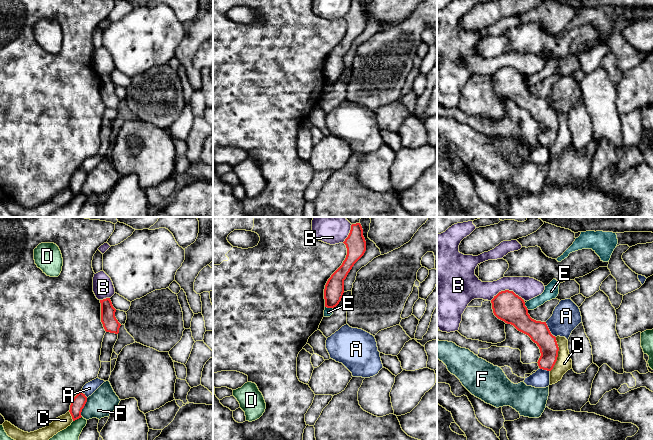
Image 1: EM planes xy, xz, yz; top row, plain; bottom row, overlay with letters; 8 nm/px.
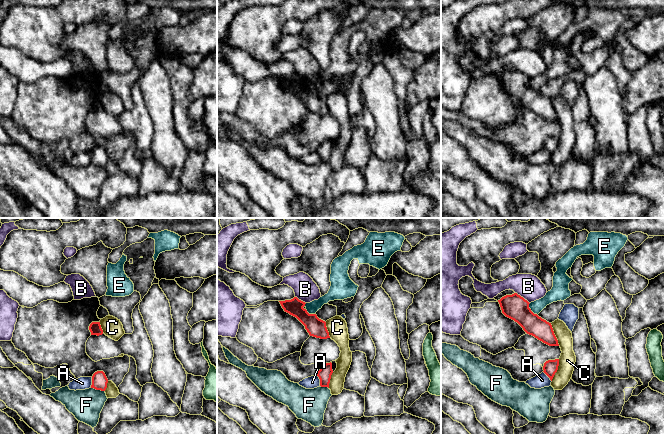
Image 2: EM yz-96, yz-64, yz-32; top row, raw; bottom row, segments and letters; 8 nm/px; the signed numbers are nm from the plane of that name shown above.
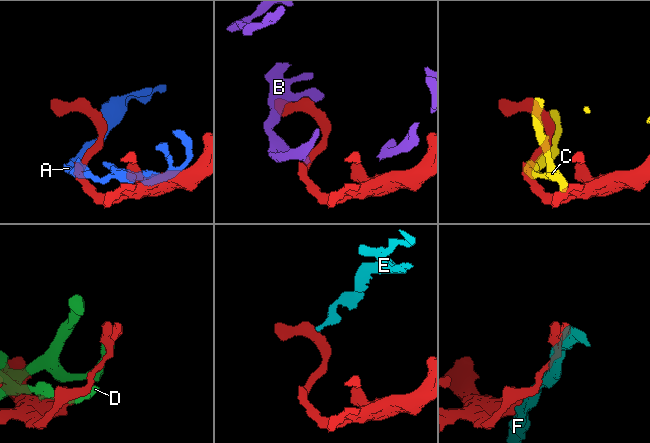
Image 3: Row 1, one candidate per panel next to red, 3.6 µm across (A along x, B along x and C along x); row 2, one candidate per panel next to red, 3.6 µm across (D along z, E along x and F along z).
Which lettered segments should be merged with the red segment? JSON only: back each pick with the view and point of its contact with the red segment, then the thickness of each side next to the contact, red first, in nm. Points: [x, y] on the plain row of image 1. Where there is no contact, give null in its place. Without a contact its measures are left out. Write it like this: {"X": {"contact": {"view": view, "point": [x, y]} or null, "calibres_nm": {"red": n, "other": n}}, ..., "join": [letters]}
{"join": []}

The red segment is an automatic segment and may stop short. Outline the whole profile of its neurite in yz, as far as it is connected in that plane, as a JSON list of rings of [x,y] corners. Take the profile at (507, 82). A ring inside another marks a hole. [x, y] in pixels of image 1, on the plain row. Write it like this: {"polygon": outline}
{"polygon": [[[513,67],[499,68],[491,79],[493,89],[498,95],[513,101],[537,120],[541,129],[537,138],[539,144],[551,147],[557,137],[559,123],[546,98],[532,95],[524,76]]]}

